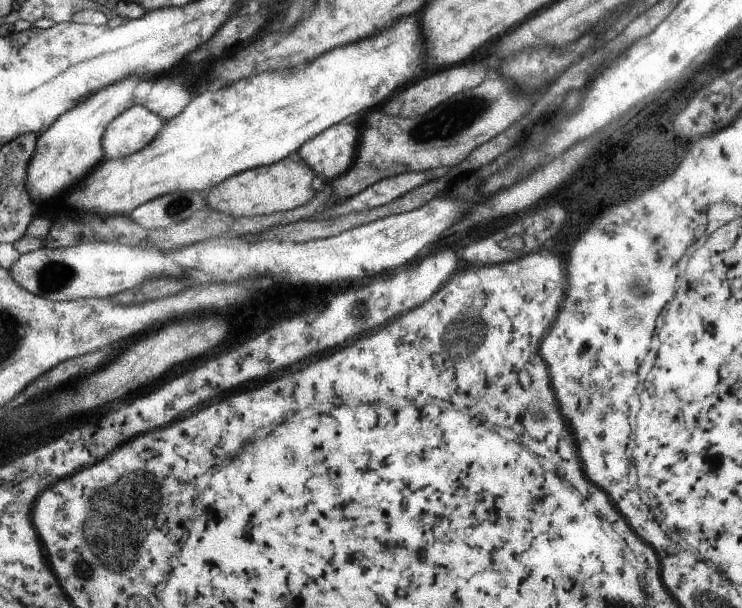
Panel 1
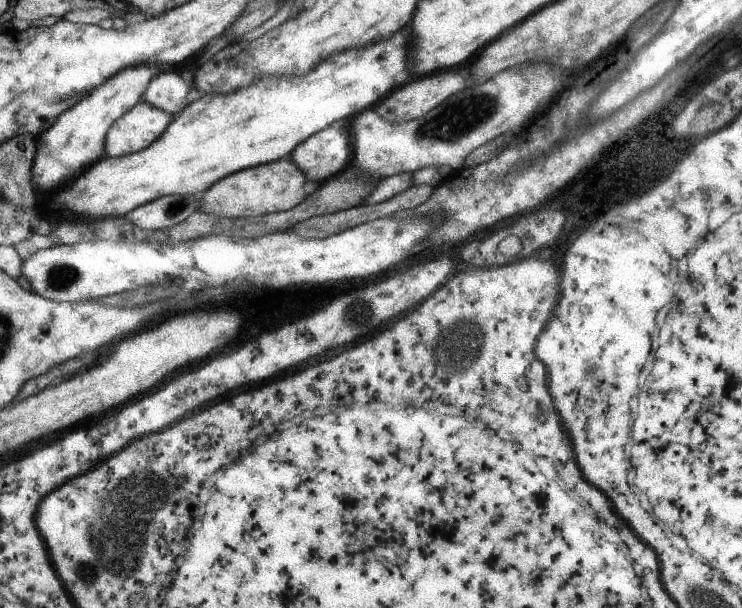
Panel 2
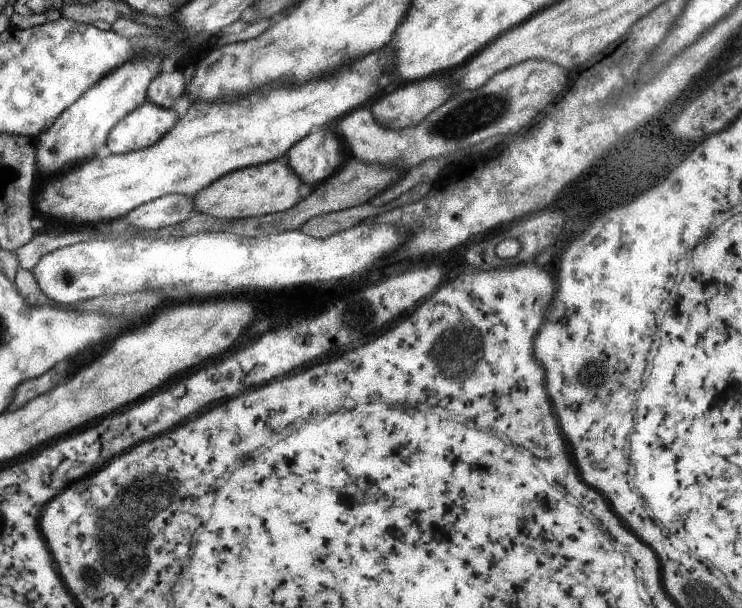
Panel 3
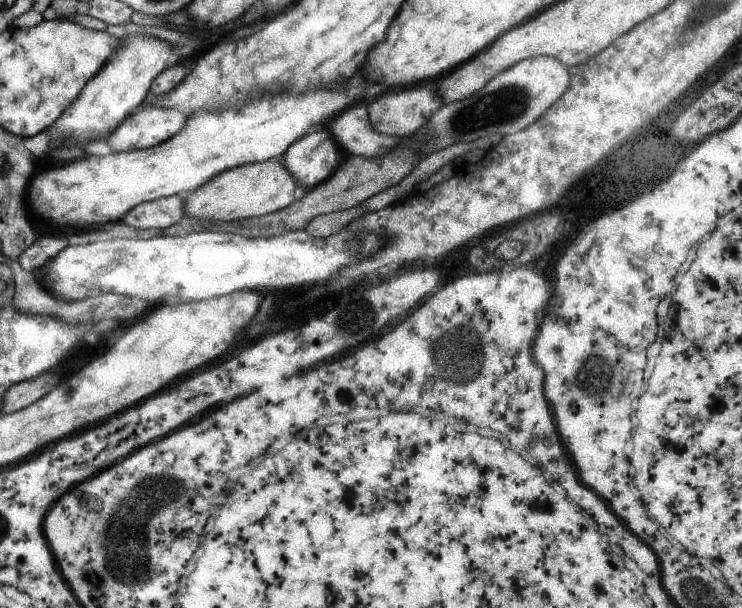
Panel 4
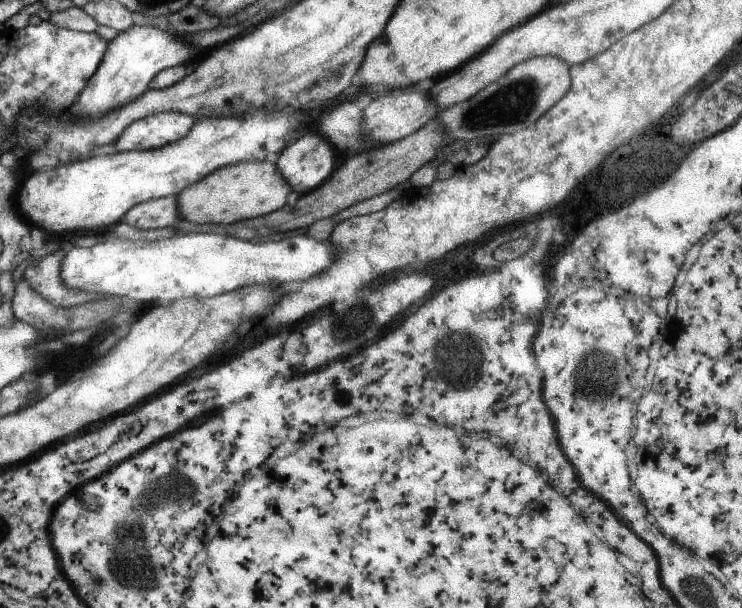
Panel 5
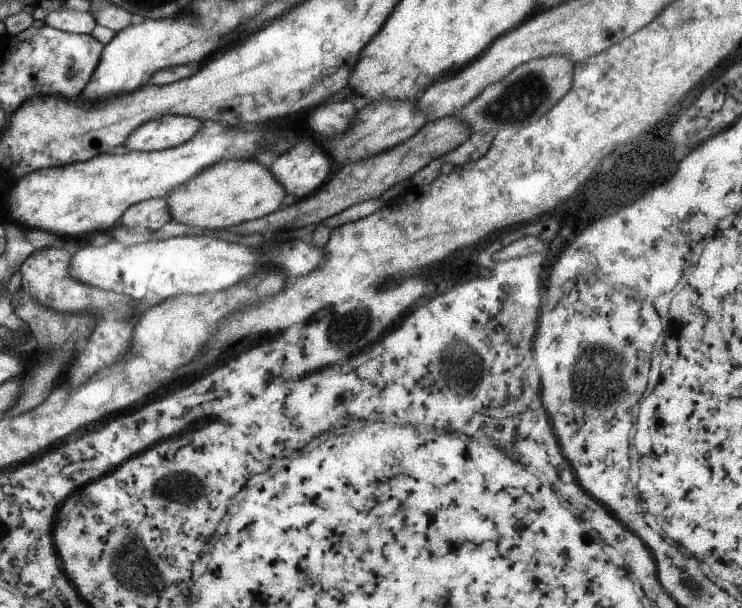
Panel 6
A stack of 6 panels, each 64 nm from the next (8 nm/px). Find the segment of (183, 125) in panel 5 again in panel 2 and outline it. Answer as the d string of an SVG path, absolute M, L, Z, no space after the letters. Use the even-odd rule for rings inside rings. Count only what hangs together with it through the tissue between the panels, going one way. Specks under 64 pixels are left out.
M145 102L135 104L118 118L107 135L106 156L129 155L149 147L166 130L174 116Z

